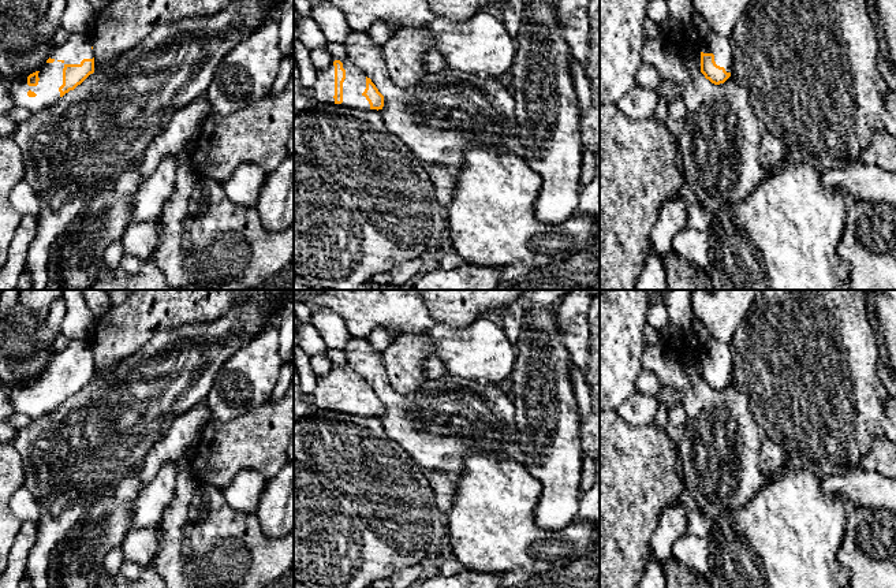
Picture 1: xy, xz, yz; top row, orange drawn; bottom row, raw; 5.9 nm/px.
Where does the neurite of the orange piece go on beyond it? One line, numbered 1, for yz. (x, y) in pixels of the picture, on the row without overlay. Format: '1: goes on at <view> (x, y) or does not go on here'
1: goes on at yz (719, 352)

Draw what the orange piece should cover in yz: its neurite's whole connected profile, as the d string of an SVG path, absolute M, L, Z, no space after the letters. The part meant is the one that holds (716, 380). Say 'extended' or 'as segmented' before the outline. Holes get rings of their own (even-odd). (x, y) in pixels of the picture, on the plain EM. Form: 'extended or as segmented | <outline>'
extended | M710 338L701 353L701 379L714 391L724 390L731 383L731 347Z

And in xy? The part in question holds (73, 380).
extended | M71 340L66 350L55 354L46 371L29 383L8 390L16 412L37 420L55 410L94 379L93 353L87 342Z

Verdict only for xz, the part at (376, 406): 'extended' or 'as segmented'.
extended

